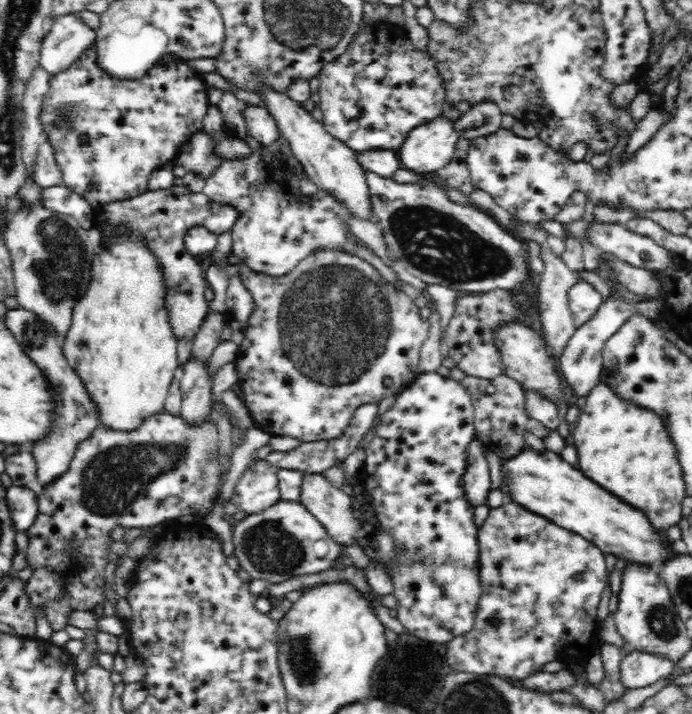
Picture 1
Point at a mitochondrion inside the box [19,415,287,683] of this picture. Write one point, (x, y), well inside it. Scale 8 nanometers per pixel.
(112, 480)

